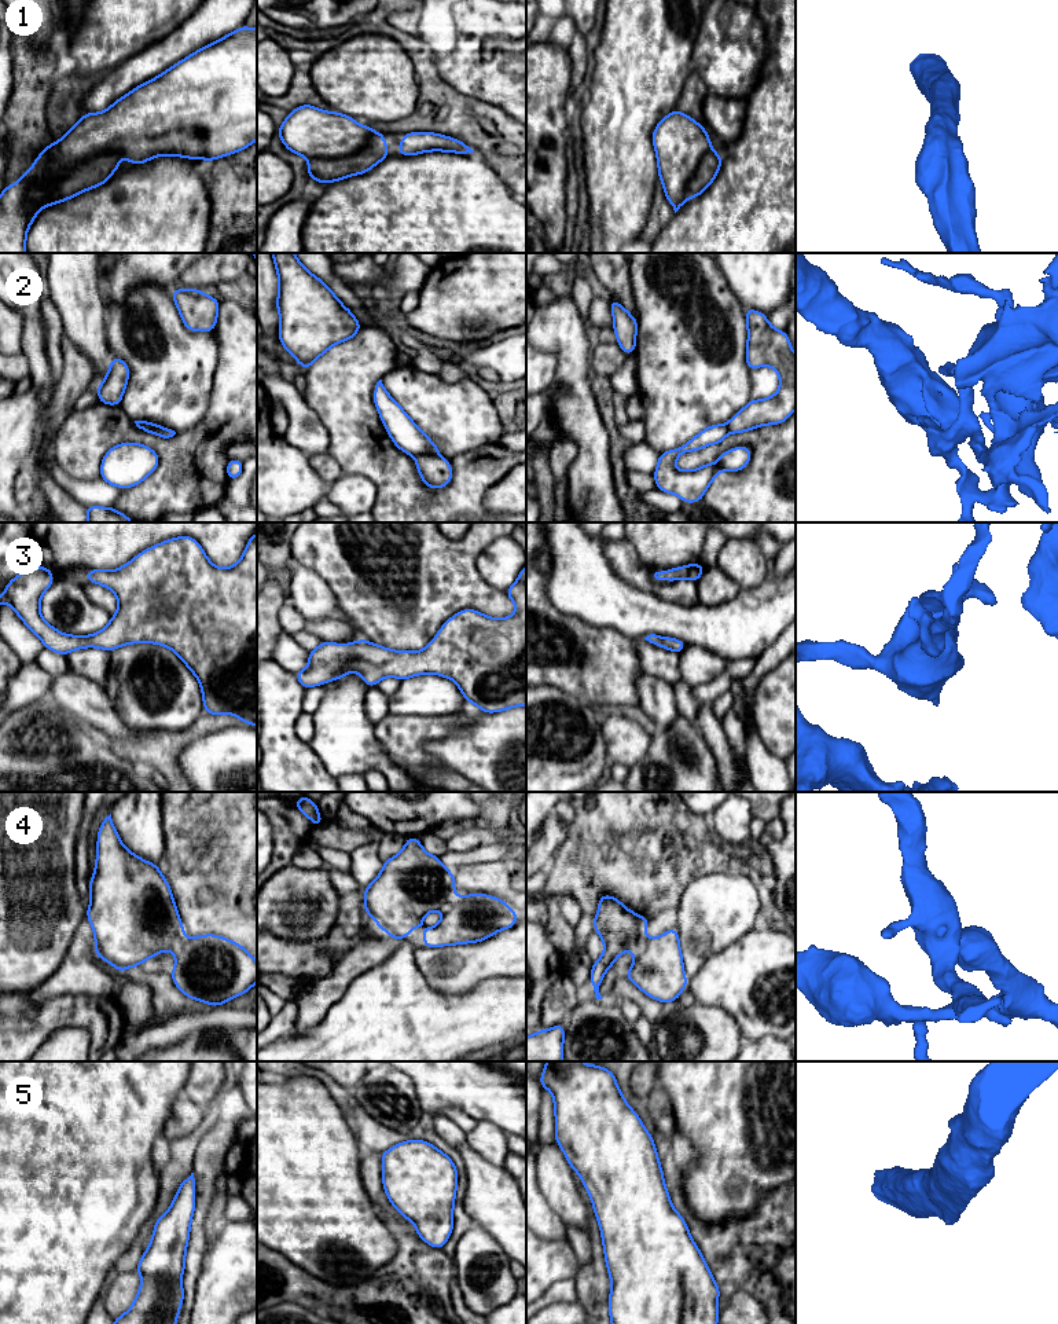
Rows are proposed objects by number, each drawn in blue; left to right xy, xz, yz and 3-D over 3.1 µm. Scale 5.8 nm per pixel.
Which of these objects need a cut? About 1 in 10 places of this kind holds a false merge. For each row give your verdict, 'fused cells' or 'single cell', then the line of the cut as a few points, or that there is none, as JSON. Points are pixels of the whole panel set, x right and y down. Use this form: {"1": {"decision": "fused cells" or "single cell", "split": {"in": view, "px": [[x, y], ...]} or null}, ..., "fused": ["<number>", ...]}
{"1": {"decision": "single cell", "split": null}, "2": {"decision": "fused cells", "split": {"in": "xz", "px": [[437, 454], [419, 454], [417, 457]]}}, "3": {"decision": "single cell", "split": null}, "4": {"decision": "single cell", "split": null}, "5": {"decision": "single cell", "split": null}, "fused": ["2"]}

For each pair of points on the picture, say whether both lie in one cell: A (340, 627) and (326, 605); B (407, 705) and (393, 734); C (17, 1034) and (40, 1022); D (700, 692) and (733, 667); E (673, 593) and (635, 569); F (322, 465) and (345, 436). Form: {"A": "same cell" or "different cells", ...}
{"A": "different cells", "B": "different cells", "C": "same cell", "D": "same cell", "E": "same cell", "F": "different cells"}

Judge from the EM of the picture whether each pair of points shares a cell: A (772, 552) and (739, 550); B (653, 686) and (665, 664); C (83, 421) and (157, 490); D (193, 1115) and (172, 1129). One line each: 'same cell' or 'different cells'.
A: different cells
B: different cells
C: same cell
D: same cell

